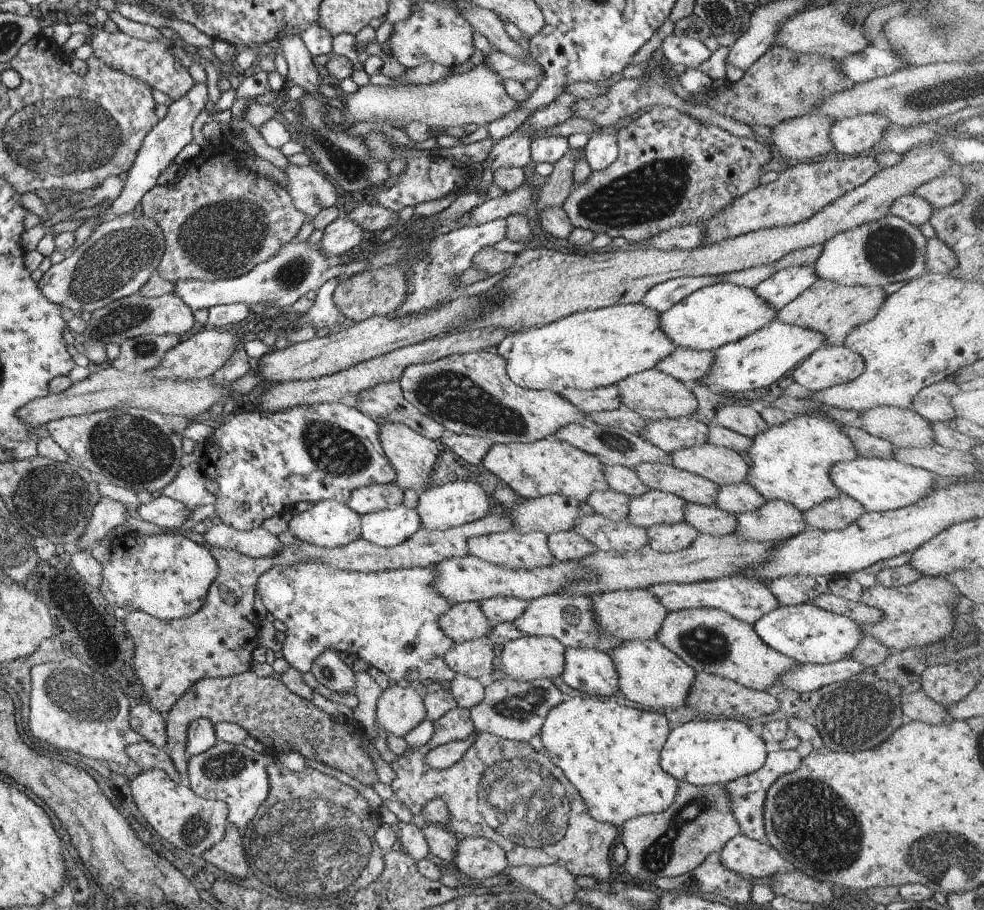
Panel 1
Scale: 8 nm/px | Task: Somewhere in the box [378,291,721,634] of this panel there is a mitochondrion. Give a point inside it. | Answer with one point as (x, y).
(453, 396)

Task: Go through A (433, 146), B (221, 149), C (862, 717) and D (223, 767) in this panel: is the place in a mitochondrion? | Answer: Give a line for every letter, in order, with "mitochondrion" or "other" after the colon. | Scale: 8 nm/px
A: other
B: other
C: mitochondrion
D: mitochondrion

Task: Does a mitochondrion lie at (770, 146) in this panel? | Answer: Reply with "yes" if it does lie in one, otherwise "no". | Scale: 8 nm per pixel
no

